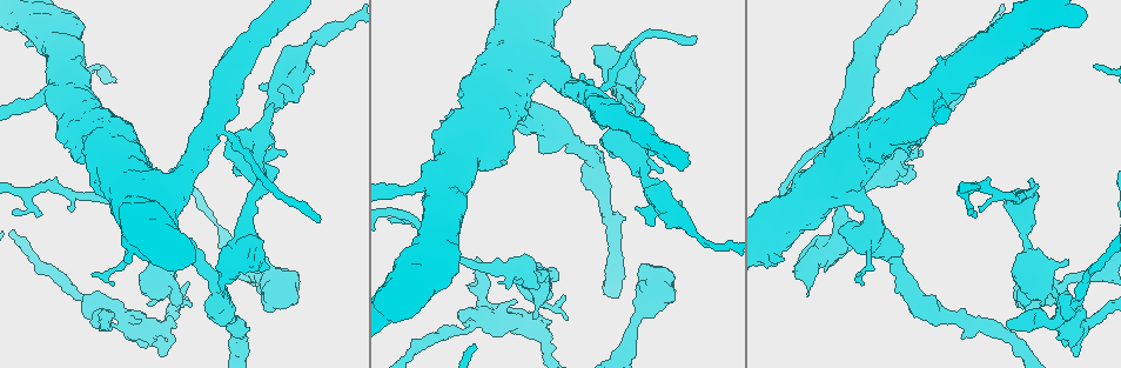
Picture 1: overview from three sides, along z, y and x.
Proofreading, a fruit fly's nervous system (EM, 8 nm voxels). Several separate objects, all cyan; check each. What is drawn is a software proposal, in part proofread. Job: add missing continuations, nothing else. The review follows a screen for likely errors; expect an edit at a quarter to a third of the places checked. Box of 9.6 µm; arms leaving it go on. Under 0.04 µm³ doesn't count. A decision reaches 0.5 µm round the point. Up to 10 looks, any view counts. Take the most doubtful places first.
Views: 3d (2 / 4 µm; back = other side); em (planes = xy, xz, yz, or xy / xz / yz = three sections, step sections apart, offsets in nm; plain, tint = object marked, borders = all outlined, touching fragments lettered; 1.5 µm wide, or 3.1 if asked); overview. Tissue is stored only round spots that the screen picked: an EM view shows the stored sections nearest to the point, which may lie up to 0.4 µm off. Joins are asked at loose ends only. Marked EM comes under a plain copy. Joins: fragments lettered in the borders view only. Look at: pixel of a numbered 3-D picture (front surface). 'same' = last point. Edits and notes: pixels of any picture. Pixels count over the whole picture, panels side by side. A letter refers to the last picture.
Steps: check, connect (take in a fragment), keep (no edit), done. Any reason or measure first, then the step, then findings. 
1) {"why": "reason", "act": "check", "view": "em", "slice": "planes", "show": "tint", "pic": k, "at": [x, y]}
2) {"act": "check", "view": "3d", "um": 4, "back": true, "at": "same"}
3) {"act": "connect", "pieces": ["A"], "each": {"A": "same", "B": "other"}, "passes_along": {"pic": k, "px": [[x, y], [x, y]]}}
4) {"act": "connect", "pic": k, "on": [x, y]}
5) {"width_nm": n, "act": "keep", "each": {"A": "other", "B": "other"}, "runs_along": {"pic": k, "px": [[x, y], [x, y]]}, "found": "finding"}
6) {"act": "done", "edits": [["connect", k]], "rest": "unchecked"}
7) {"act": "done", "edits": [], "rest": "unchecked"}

{"why": "free end", "act": "check", "view": "3d", "um": 2, "pic": 1, "at": [953, 110]}

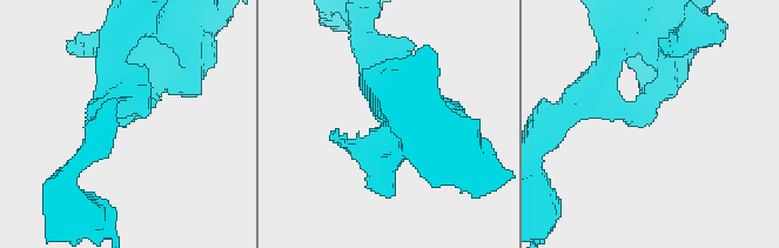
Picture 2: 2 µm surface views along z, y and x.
{"act": "check", "view": "em", "slice": "planes", "show": "borders", "pic": 2, "at": [648, 116]}

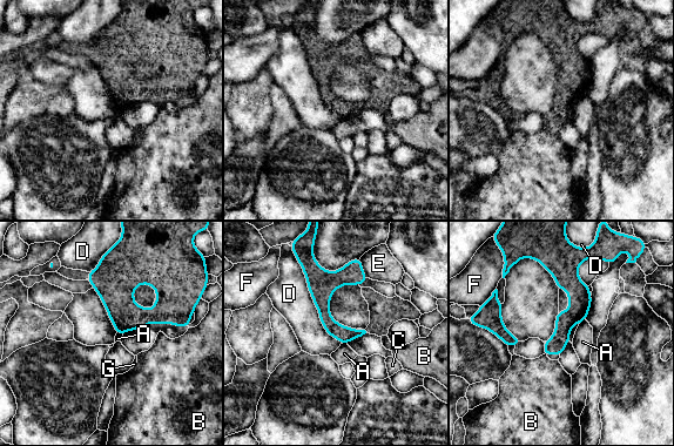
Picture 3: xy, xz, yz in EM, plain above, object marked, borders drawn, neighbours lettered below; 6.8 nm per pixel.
{"act": "keep", "each": {"A": "other", "B": "other", "C": "other", "D": "other", "E": "other", "F": "other", "G": "other"}, "found": "none of them fits"}

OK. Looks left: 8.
{"why": "an open end", "act": "check", "view": "3d", "um": 4, "pic": 1, "at": [70, 211]}

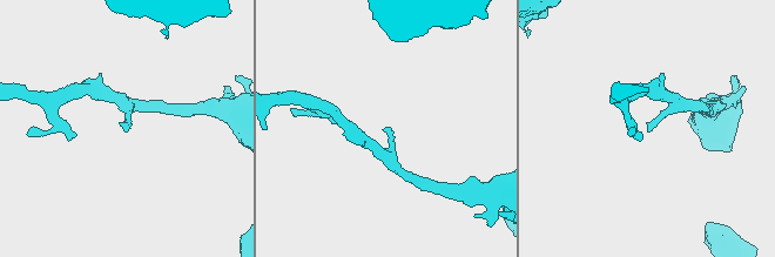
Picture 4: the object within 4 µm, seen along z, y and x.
{"act": "check", "view": "em", "slice": "planes", "show": "borders", "pic": 4, "at": [386, 131]}

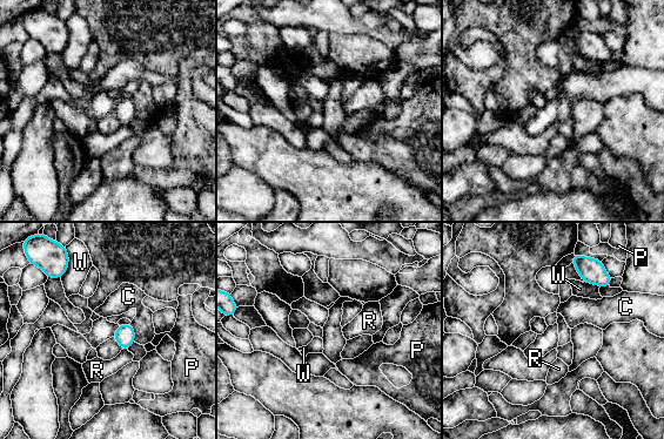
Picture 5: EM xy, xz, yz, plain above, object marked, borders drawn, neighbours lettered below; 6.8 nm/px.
{"longest_contact_nm": ["C", 140], "act": "keep", "each": {"C": "other", "P": "other", "R": "other", "W": "other"}, "border": {"pic": 5, "px": [[131, 323], [135, 342]]}, "found": "none of them fits"}

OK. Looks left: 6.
{"why": "free end", "act": "check", "view": "em", "slice": "planes", "show": "borders", "pic": 1, "at": [1024, 305]}

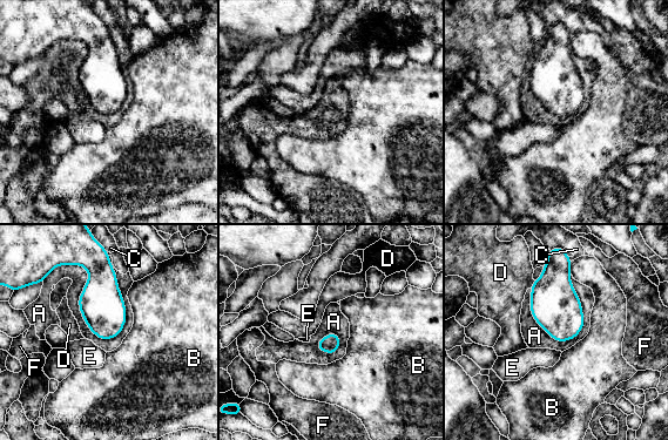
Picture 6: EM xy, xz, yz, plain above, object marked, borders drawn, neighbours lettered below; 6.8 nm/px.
{"act": "keep", "each": {"A": "other", "B": "other", "C": "other", "D": "other", "E": "other", "F": "other"}, "border": {"pic": 6, "px": [[68, 264], [119, 336]]}, "found": "no lettered fragment goes on from it"}

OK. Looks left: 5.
{"why": "an open end", "act": "check", "view": "3d", "um": 2, "pic": 1, "at": [913, 176]}

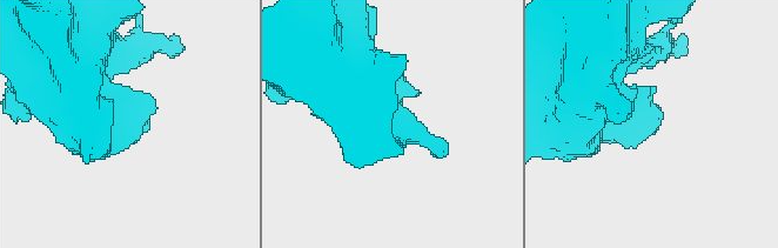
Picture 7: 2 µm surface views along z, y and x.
{"why": "need the tissue", "act": "check", "view": "em", "slice": "planes", "show": "borders", "pic": 7, "at": [146, 131]}

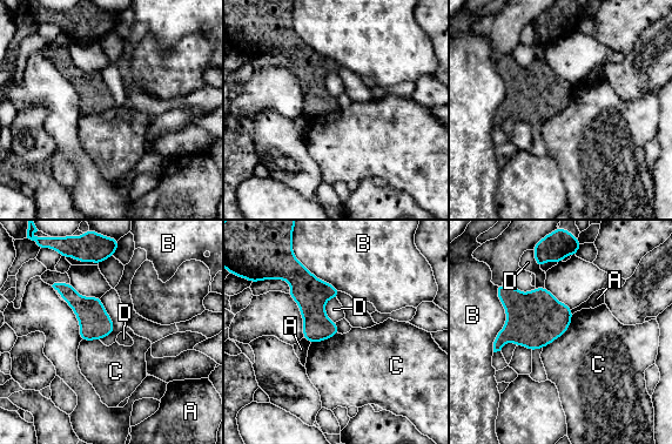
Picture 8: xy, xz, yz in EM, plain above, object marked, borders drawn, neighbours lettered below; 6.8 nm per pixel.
{"width_nm": 200, "act": "keep", "each": {"A": "other", "B": "other", "C": "other", "D": "other"}, "border": {"pic": 8, "px": [[573, 314], [569, 328], [543, 348]]}, "found": "no lettered fragment goes on from it"}

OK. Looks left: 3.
{"act": "done", "edits": [], "rest": "unchecked"}

